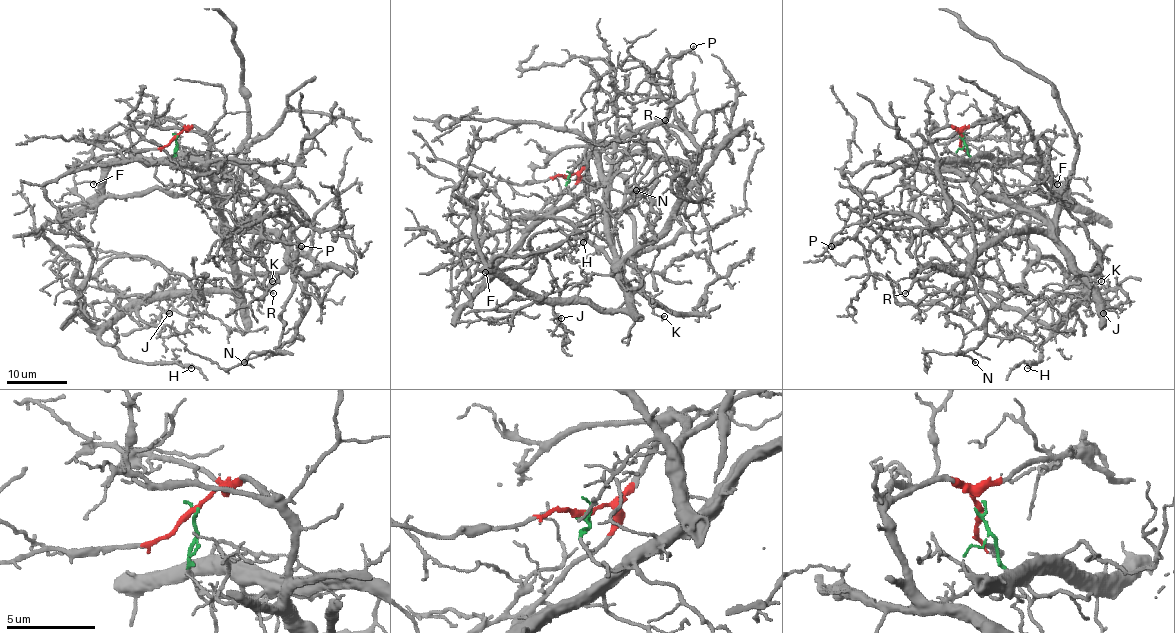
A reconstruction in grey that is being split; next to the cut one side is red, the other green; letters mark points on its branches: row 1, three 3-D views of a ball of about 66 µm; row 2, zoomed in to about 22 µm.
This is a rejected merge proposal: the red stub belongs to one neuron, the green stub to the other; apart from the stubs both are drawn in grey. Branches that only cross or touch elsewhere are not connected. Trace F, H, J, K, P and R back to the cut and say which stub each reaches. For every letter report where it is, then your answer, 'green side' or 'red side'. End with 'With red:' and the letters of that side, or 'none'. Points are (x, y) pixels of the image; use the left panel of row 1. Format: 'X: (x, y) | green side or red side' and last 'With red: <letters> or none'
F: (93, 184) | red side
H: (191, 368) | red side
J: (169, 313) | red side
K: (272, 281) | red side
P: (301, 246) | green side
R: (273, 293) | green side
With red: F, H, J, K

